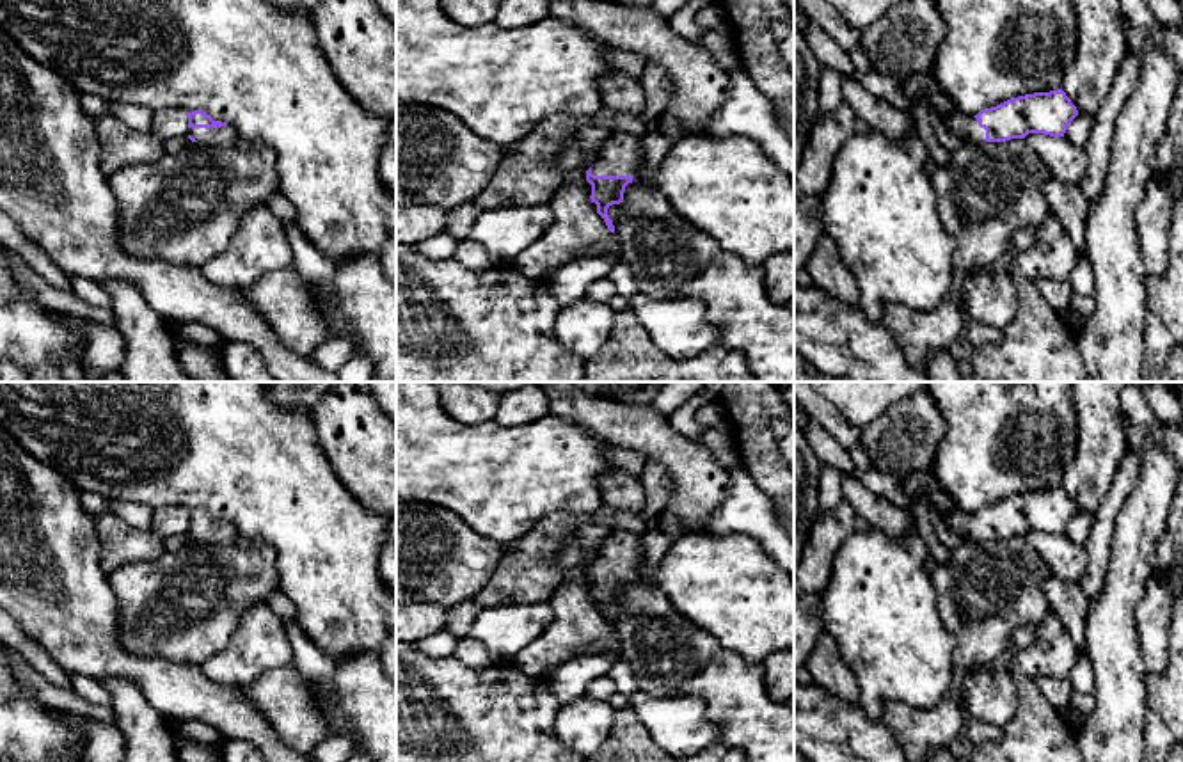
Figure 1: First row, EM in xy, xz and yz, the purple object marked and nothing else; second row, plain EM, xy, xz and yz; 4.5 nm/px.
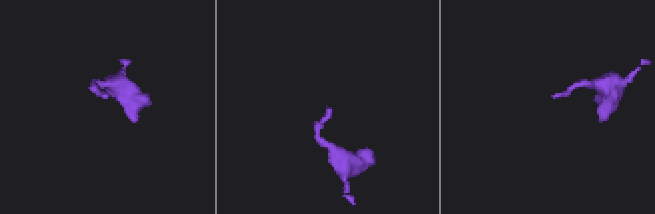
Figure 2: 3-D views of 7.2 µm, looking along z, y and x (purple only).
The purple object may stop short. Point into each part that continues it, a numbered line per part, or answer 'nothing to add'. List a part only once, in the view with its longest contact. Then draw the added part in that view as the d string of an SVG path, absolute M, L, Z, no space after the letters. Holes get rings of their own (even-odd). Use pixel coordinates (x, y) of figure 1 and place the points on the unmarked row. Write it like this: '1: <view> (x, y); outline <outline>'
1: xz (620, 553); outline M615 529L599 547L592 565L595 574L634 574L641 561L641 536Z

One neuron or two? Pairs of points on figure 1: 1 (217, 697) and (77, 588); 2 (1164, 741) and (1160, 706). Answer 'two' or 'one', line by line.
1: one
2: one

